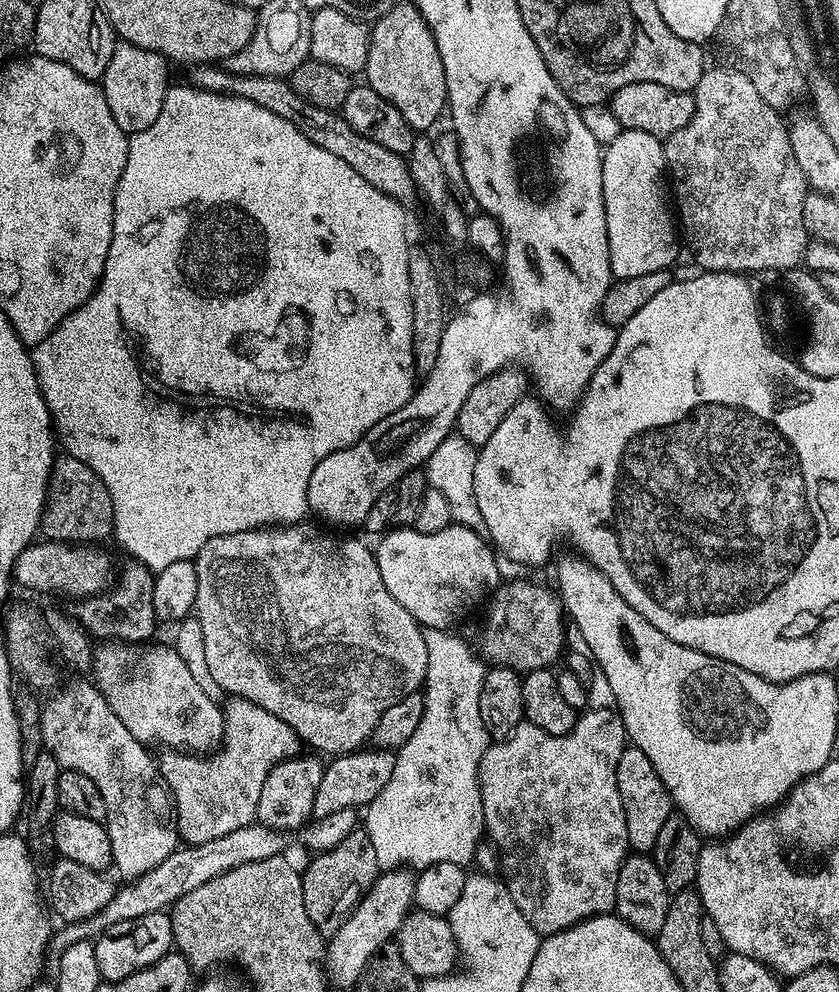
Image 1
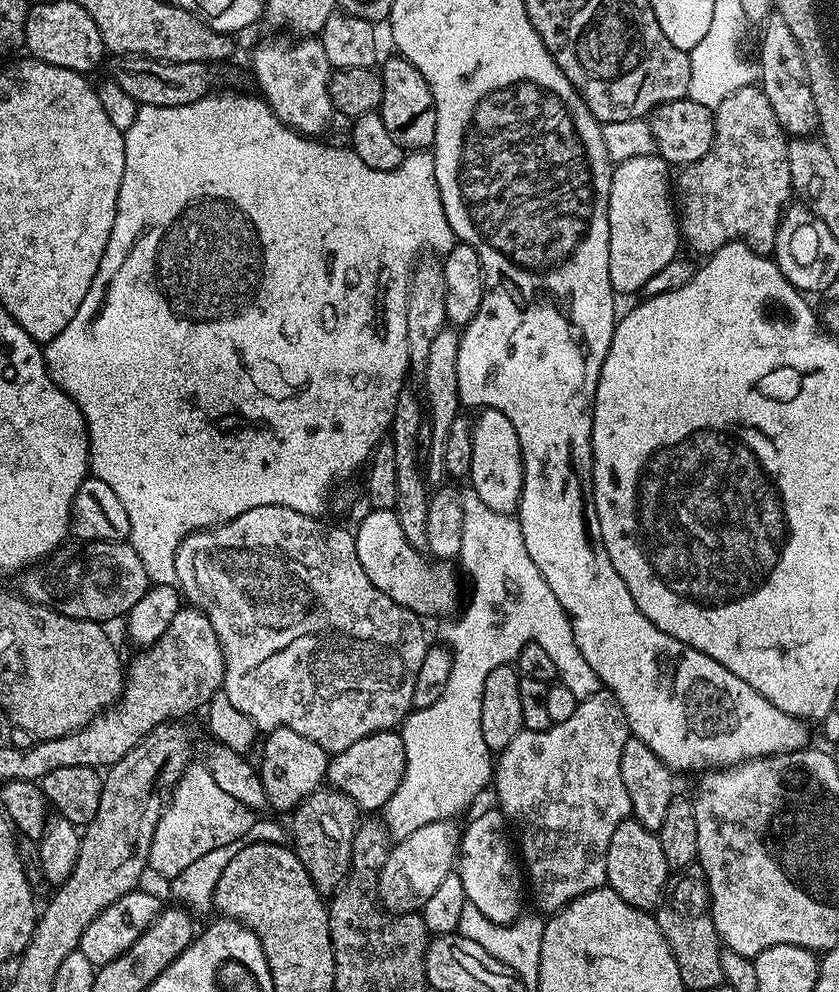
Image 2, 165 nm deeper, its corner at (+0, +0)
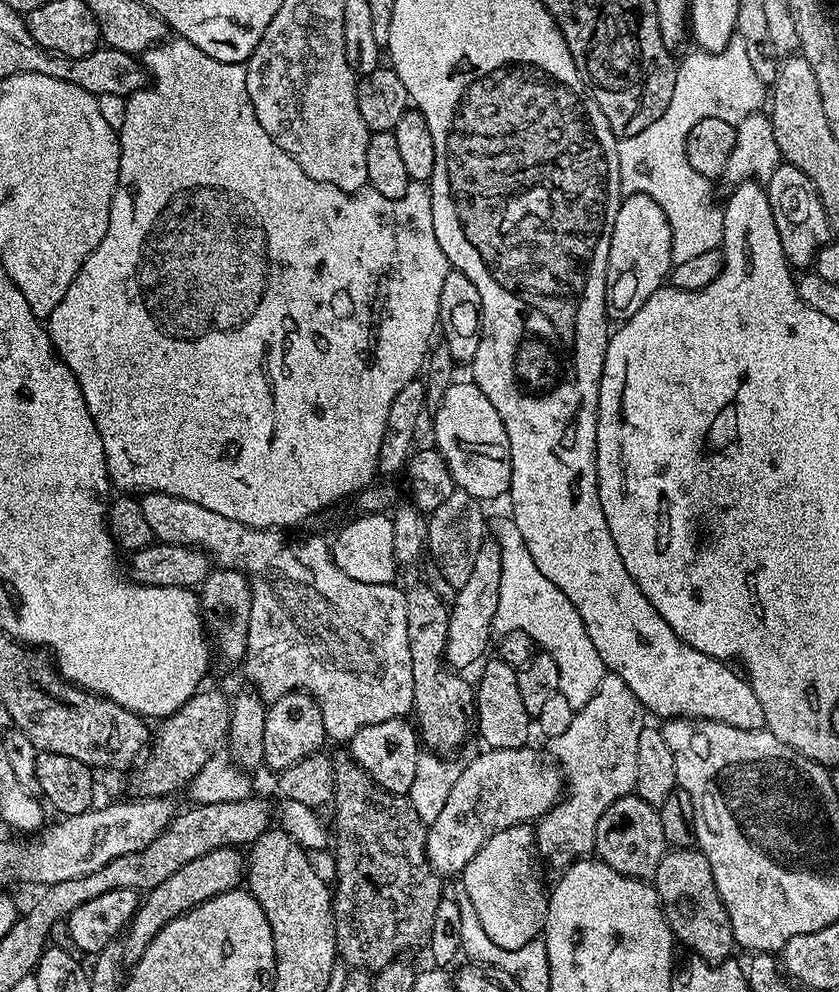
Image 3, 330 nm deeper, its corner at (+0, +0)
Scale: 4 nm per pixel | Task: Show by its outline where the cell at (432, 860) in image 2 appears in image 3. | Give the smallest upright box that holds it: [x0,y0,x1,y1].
[426,746,566,878]

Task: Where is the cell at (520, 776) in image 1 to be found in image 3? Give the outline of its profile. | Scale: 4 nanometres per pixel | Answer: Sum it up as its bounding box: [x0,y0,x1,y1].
[534,674,646,870]

